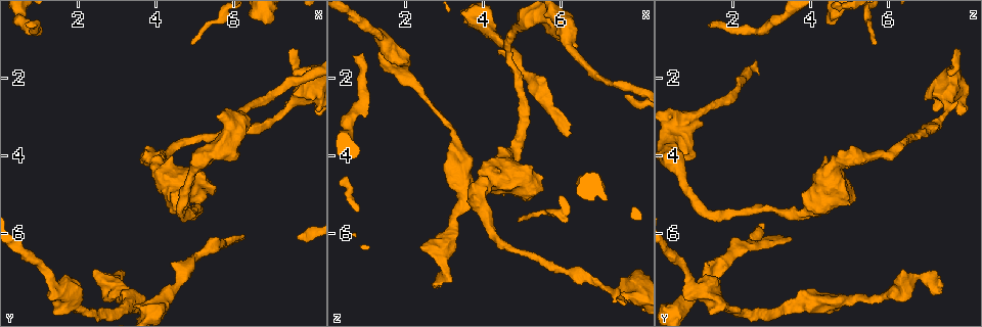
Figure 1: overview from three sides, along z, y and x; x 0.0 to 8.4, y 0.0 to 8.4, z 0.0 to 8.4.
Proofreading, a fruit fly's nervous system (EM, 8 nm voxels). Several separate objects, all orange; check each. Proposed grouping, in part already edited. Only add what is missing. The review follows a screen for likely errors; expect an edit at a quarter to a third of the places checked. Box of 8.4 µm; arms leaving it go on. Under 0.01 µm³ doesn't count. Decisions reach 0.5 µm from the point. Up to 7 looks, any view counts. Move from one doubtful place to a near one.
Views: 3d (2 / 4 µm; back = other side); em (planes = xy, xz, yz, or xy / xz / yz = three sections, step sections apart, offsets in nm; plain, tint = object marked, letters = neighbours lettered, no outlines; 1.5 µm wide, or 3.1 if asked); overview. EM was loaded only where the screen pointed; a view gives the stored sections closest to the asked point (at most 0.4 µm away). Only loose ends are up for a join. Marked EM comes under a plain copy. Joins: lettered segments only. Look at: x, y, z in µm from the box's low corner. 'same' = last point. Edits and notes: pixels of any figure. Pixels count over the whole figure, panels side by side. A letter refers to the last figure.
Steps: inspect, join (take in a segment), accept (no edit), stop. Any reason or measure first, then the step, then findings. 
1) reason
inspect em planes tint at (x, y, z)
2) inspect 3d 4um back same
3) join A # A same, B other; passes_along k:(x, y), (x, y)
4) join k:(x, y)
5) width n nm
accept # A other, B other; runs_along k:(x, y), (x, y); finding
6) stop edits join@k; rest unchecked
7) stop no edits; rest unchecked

an open end
inspect em xz step 8 tint at (7.60, 1.25, 7.75)

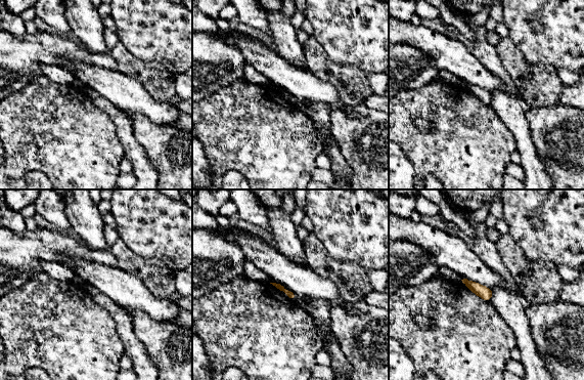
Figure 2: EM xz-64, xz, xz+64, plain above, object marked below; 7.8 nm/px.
another direction
inspect em yz step 4 letters same

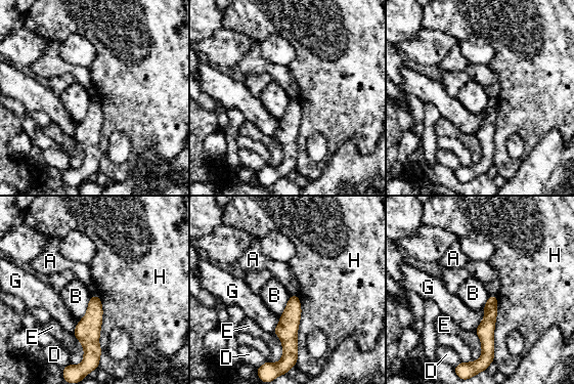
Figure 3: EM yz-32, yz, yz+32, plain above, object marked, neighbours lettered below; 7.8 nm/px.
longest_contact H 550 nm
accept # A other, B other, D other, E other, G other, H other; border 3:(92, 296), (86, 313), (79, 321); no lettered segment goes on from it

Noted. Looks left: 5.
an open end
inspect em xz step 4 tint at (6.20, 6.15, 3.50)

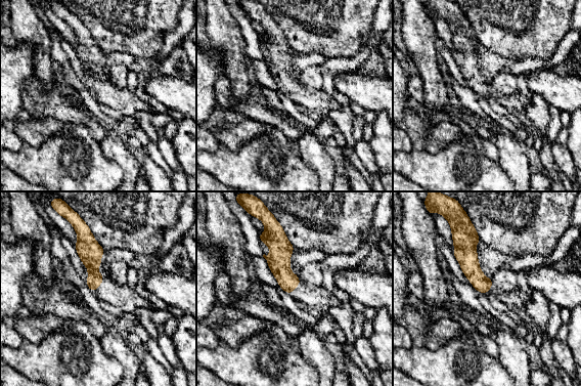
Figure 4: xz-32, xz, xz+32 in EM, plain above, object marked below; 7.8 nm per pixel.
what lies round it
inspect em xz step 4 letters same

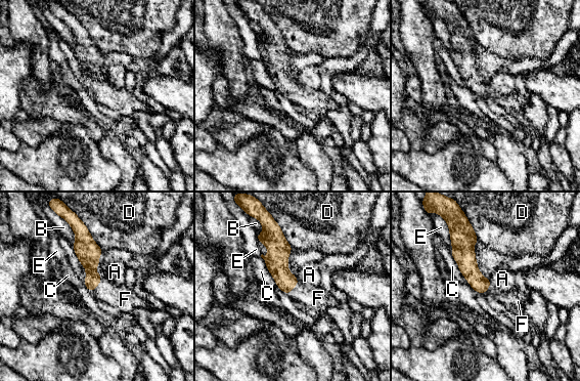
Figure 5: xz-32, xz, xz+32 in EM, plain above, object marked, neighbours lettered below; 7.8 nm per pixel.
longest_contact C 360 nm
join F # A other, B other, C other, D other, E other, F same; passes_along 5:(88, 253), (98, 283), (125, 299); the neuron continues

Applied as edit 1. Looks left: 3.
inspect overview

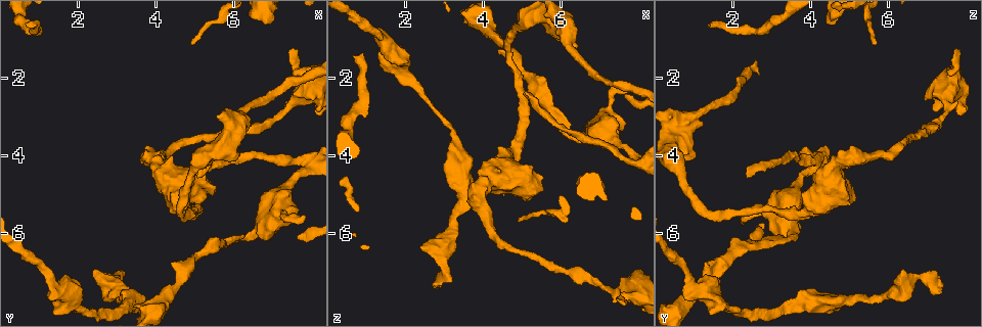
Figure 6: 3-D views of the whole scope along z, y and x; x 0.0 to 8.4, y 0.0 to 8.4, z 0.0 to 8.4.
branch stops here
inspect em xy step 8 letters at (2.75, 7.20, 7.30)

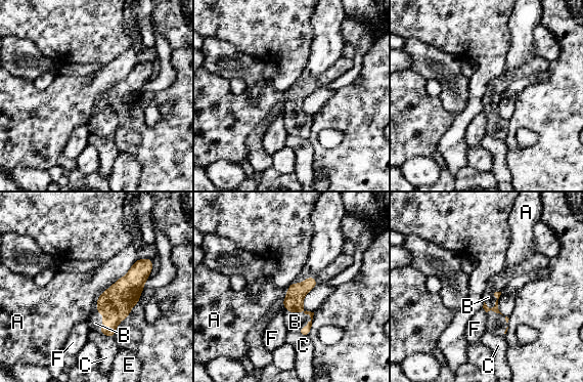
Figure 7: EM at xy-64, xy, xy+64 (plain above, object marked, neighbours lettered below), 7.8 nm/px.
longest_contact A 550 nm
join B # A other, B same, C other, E other, F other; it goes on there

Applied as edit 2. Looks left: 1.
stop edits join@5, join@7; rest unchecked

